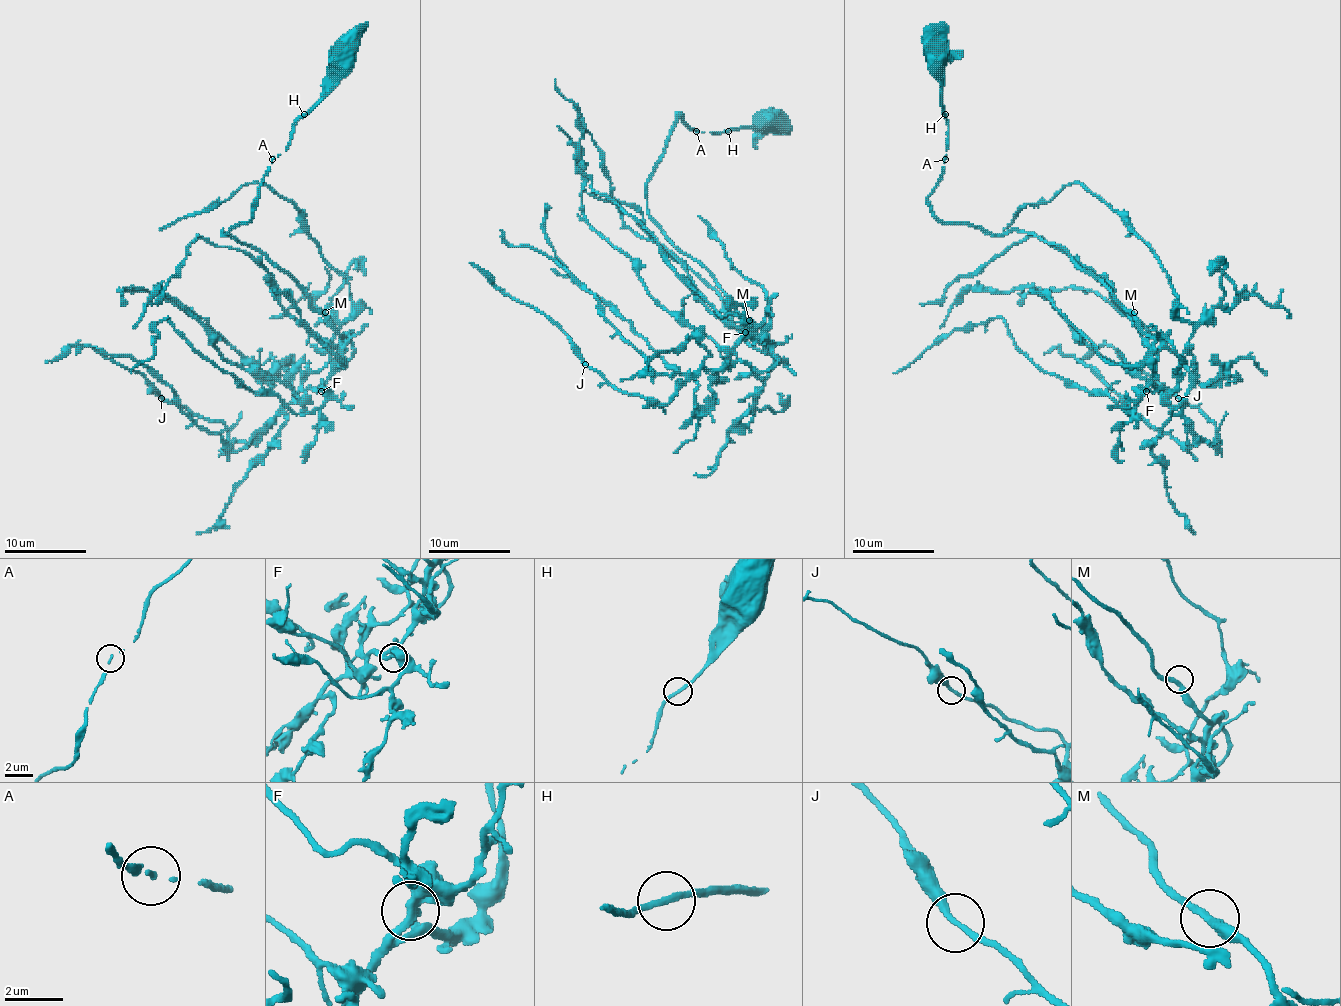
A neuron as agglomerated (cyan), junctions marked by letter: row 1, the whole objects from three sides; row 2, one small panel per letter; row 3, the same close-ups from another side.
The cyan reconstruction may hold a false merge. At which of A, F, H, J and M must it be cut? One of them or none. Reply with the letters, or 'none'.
none

